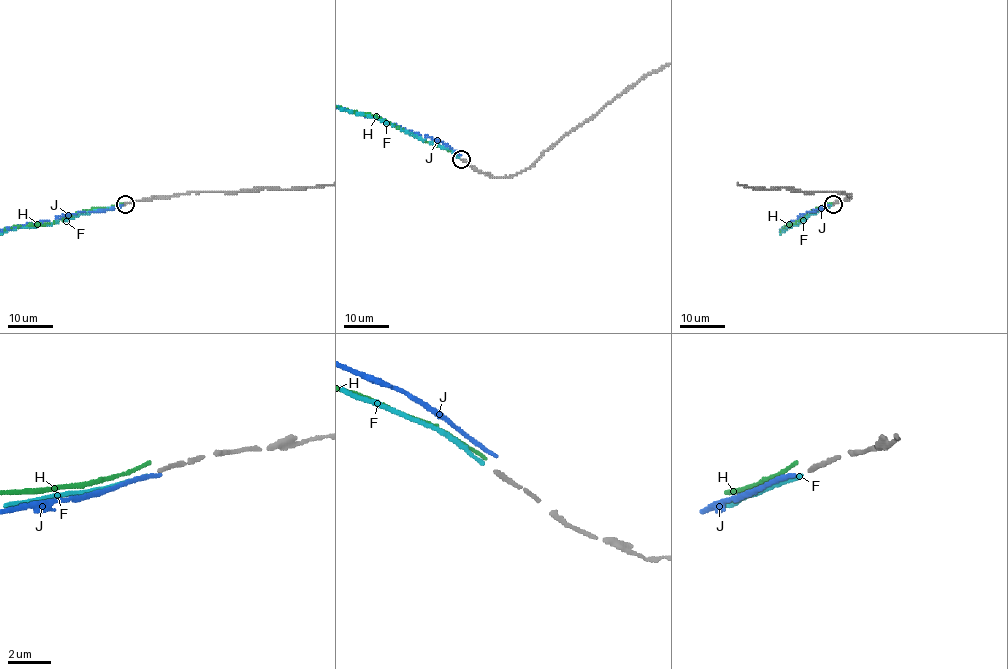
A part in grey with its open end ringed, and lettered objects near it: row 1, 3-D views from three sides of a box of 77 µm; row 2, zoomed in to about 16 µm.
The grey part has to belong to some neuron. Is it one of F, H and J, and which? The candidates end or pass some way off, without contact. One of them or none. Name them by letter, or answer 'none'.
F

